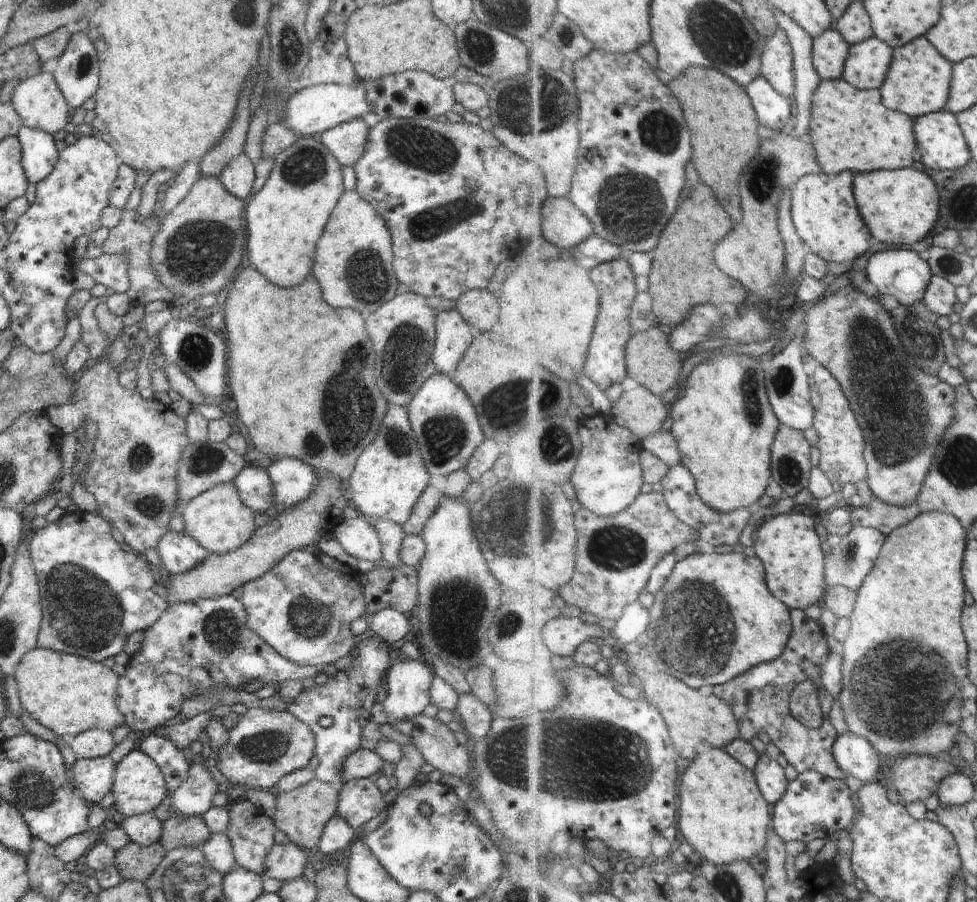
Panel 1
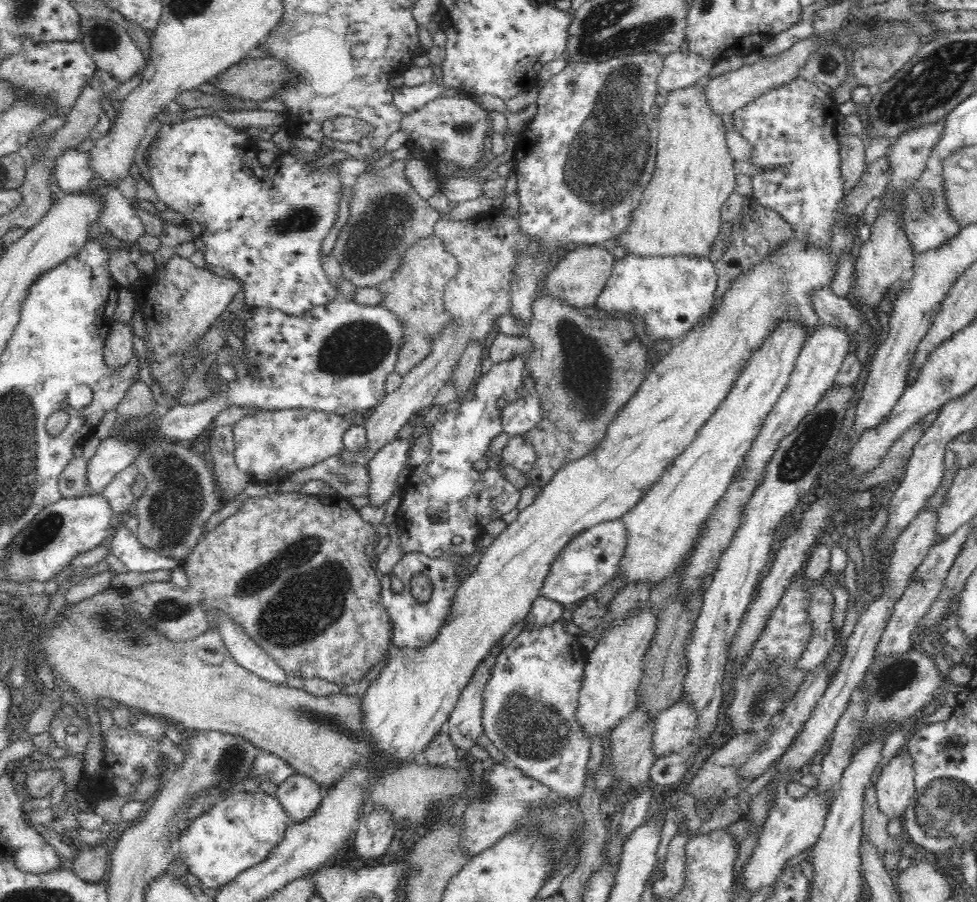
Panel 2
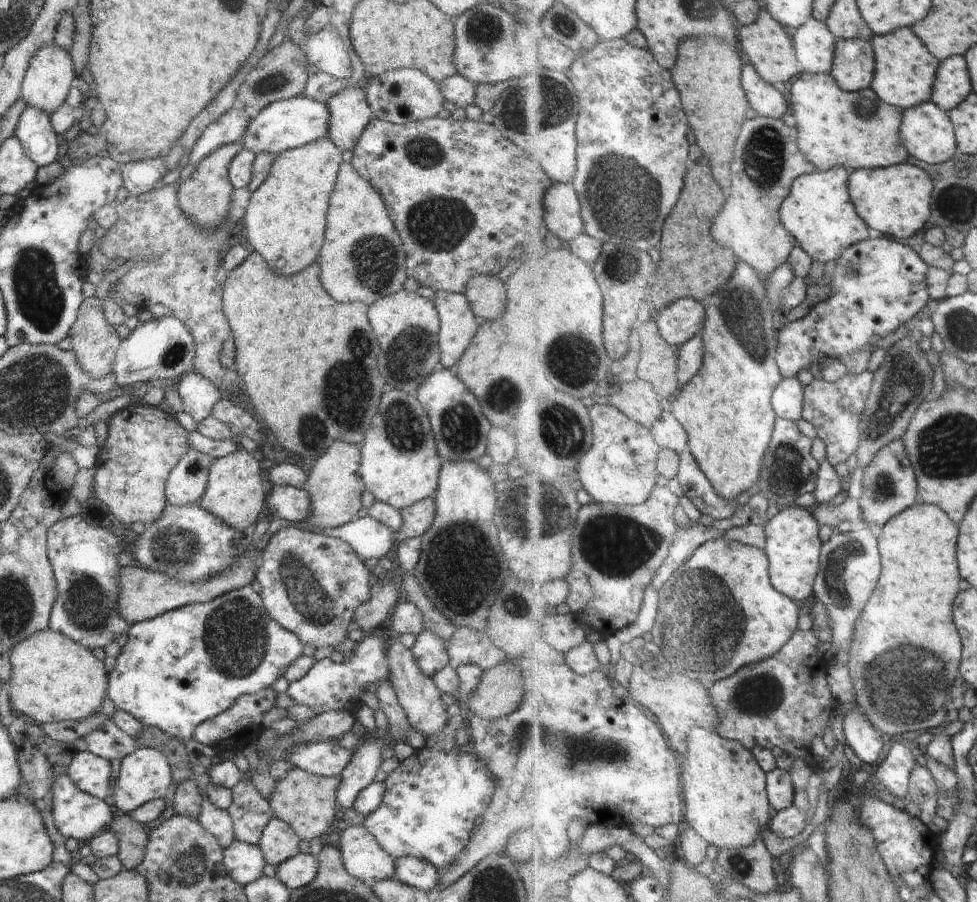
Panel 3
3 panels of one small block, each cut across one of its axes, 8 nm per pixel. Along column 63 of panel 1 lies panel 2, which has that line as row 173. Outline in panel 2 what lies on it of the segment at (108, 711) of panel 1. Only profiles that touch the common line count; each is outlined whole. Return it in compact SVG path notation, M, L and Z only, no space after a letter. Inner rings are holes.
M696 84L669 91L667 100L660 109L657 124L659 136L655 171L626 230L619 234L618 243L624 246L629 254L642 257L678 254L708 257L723 223L720 217L722 204L736 188L737 171L727 147L727 130L722 124L722 117L707 106L704 88Z

